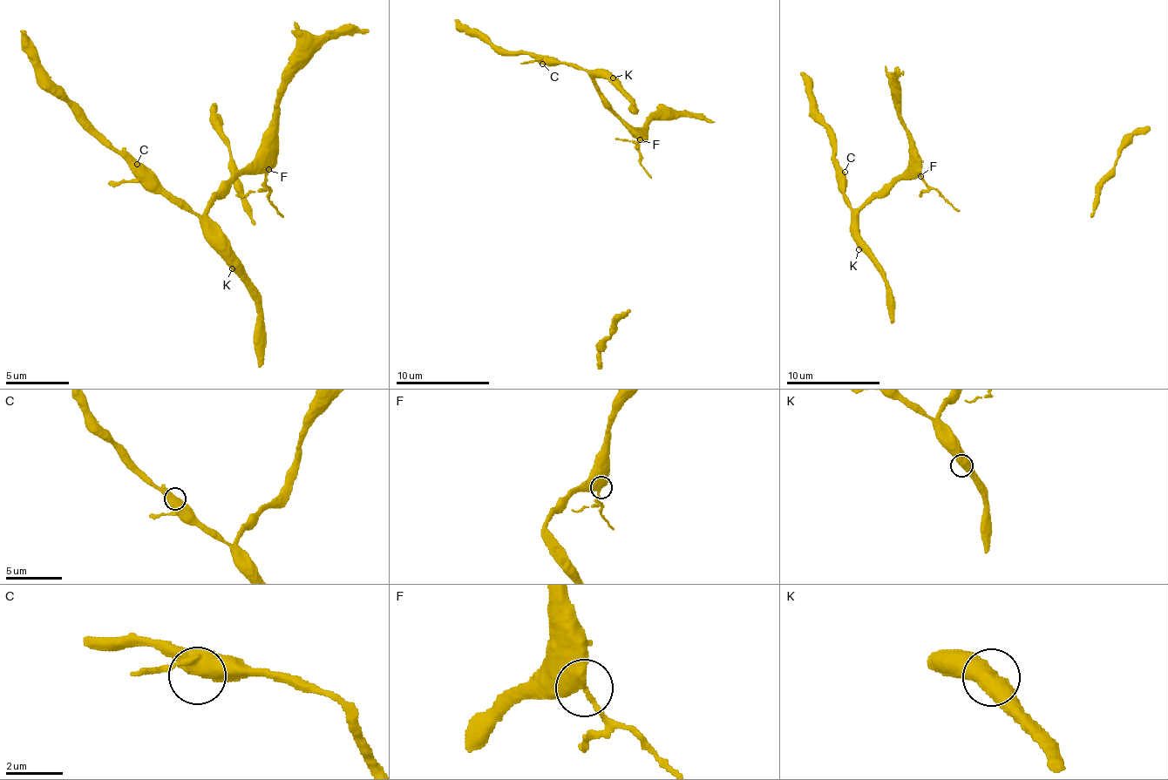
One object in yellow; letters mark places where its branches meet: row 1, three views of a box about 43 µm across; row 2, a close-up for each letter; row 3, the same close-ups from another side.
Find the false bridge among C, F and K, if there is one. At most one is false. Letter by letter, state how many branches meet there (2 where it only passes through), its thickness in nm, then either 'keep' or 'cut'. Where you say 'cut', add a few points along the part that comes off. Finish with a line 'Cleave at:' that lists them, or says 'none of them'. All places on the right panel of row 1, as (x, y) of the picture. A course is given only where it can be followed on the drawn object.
C: 2 branches meet; 500 nm thick; keep
F: 2 branches meet; 480 nm thick; cut; foreign part runs (920, 176), (960, 212)
K: 2 branches meet; 500 nm thick; keep
Cleave at: F

